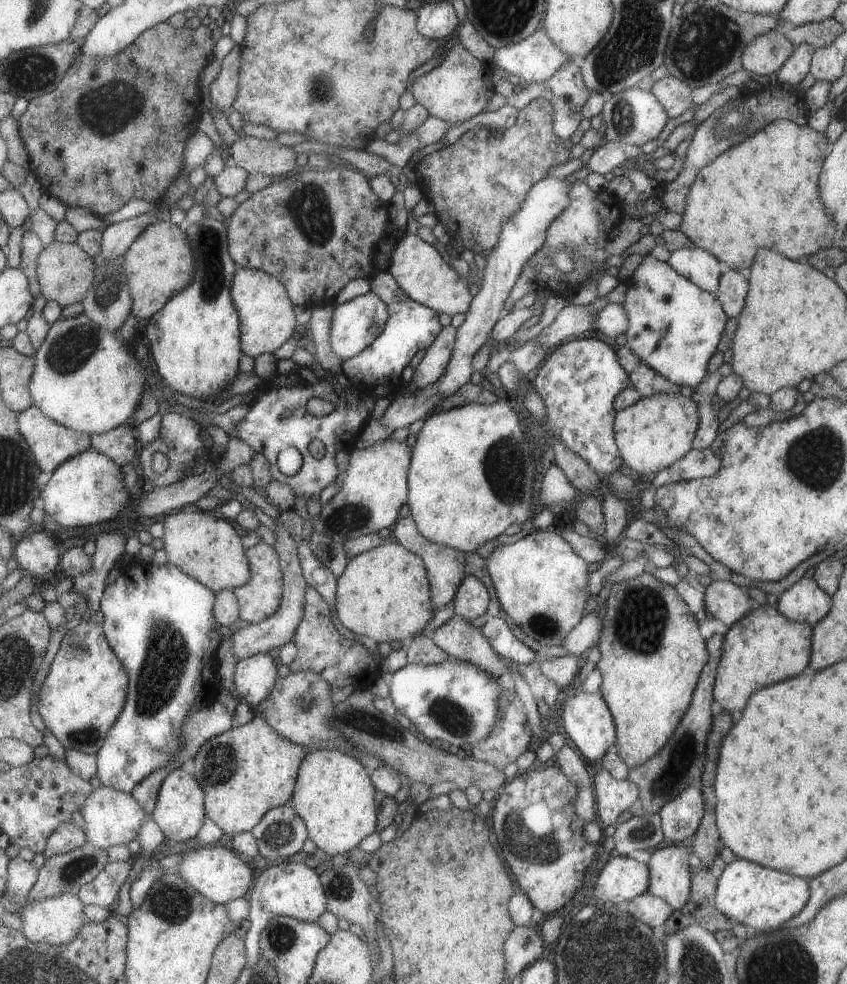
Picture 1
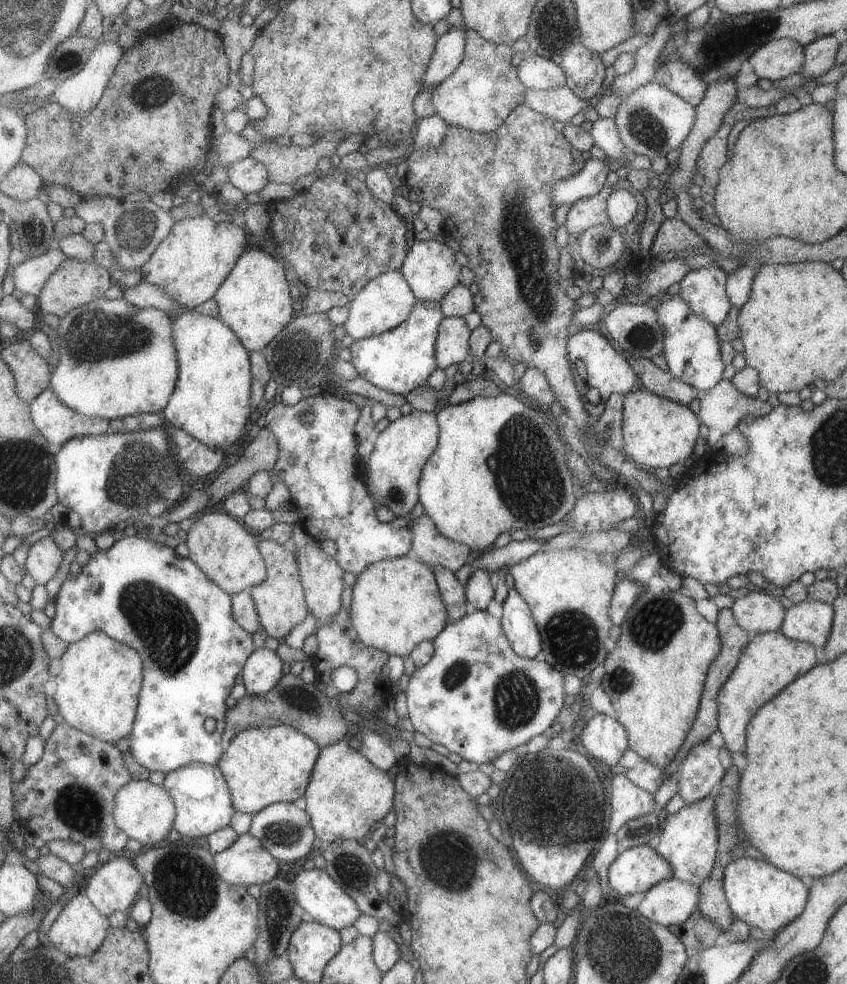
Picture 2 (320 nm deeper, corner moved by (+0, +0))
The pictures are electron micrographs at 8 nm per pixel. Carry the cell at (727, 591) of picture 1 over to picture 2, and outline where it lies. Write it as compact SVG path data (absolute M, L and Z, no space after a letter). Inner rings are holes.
M751 588L748 595L736 598L731 605L736 623L750 635L779 631L786 613L777 596Z

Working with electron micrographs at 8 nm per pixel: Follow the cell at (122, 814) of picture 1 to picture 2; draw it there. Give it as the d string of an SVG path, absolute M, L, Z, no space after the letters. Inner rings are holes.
M138 780L124 784L114 796L114 823L119 830L126 833L128 838L140 842L142 847L155 846L163 842L171 832L176 810L172 798L161 785L153 784L149 780Z

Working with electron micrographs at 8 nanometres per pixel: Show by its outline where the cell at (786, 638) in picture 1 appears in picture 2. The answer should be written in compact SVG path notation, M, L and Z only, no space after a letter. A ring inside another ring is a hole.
M780 631L750 635L747 646L739 655L738 663L717 693L717 729L722 734L729 752L744 754L746 726L761 706L781 692L792 680L815 666L813 645L788 639Z

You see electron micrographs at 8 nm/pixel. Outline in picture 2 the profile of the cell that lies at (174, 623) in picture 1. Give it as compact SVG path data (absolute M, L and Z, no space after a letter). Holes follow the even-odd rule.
M139 535L121 536L108 549L98 546L96 552L91 553L87 563L81 567L78 574L71 576L68 574L62 583L59 593L54 600L55 617L51 620L51 628L67 644L81 640L88 632L101 631L113 640L126 644L136 650L142 660L142 681L138 692L138 705L136 706L133 726L129 737L129 751L132 758L139 766L147 768L150 773L161 771L167 774L169 771L178 769L189 763L203 763L204 765L213 766L223 754L224 748L221 744L221 735L224 731L224 714L227 710L225 698L231 695L230 690L235 684L235 676L242 671L246 658L254 651L252 635L245 632L232 617L232 606L230 594L221 590L219 586L209 580L207 576L200 571L196 564L189 560L189 557L179 557L174 549L163 545L153 539L143 539ZM207 716L215 720L215 729L207 733L203 727L203 721Z

